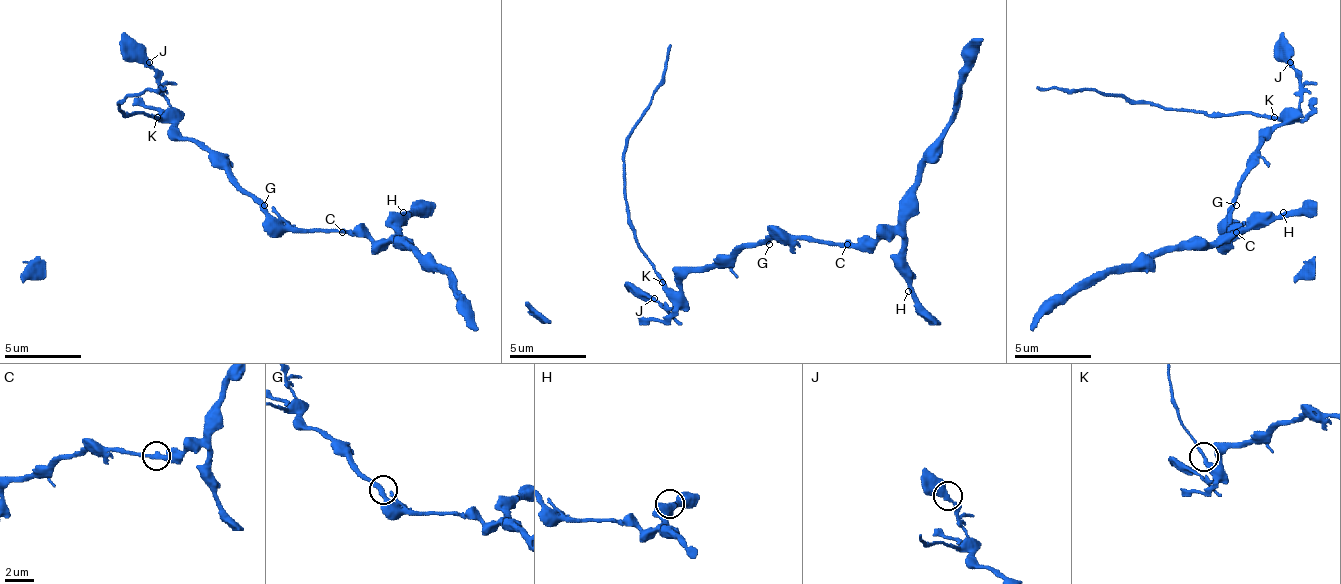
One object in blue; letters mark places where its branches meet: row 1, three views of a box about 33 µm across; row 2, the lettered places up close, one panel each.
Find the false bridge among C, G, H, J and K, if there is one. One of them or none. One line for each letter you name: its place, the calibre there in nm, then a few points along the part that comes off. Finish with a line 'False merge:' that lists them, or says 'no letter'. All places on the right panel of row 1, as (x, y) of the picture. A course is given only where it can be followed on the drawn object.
K: place (1274, 117); calibre 280 nm; course (1275, 116), (1213, 116), (1140, 104), (1093, 89), (1036, 85)
False merge: K

